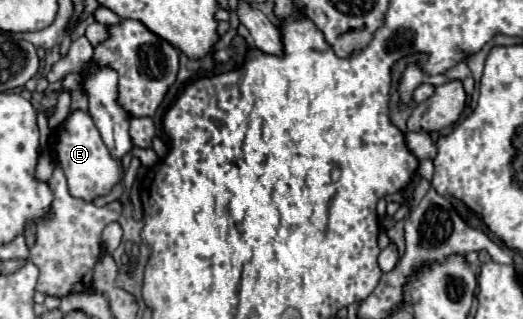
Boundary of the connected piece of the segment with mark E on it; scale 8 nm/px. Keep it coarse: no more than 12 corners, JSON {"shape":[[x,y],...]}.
{"shape":[[91,115],[57,131],[69,193],[93,201],[121,179]]}

